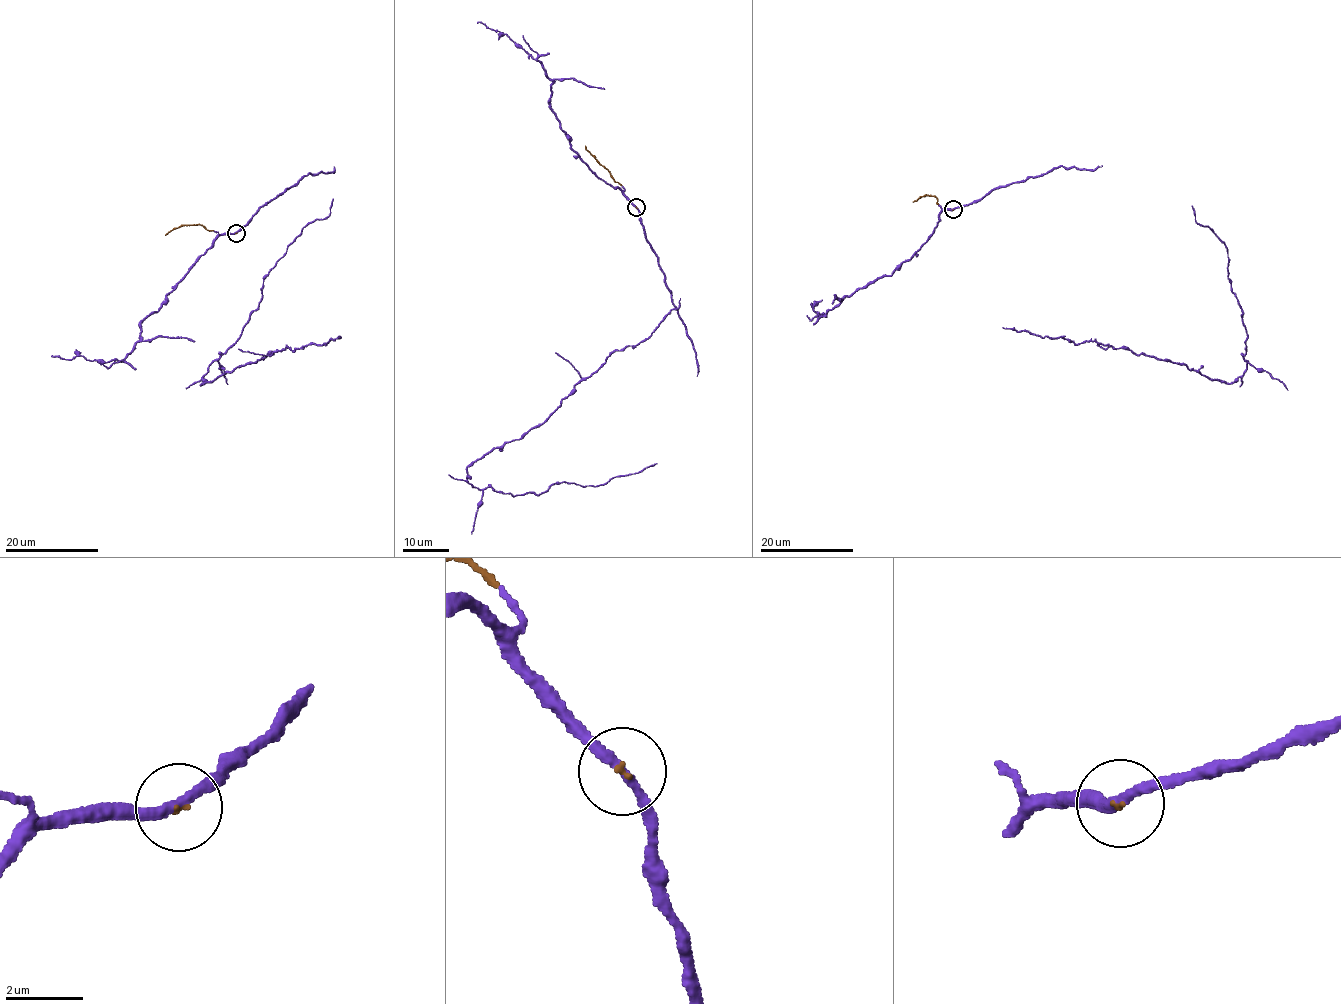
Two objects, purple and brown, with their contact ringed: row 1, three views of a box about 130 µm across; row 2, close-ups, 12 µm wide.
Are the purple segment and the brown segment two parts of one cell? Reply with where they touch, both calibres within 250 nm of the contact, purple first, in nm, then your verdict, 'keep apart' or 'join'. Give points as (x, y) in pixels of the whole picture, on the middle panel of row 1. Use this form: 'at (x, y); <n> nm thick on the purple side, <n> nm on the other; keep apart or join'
at (636, 207); 240 nm thick on the purple side, 70 nm on the other; join

